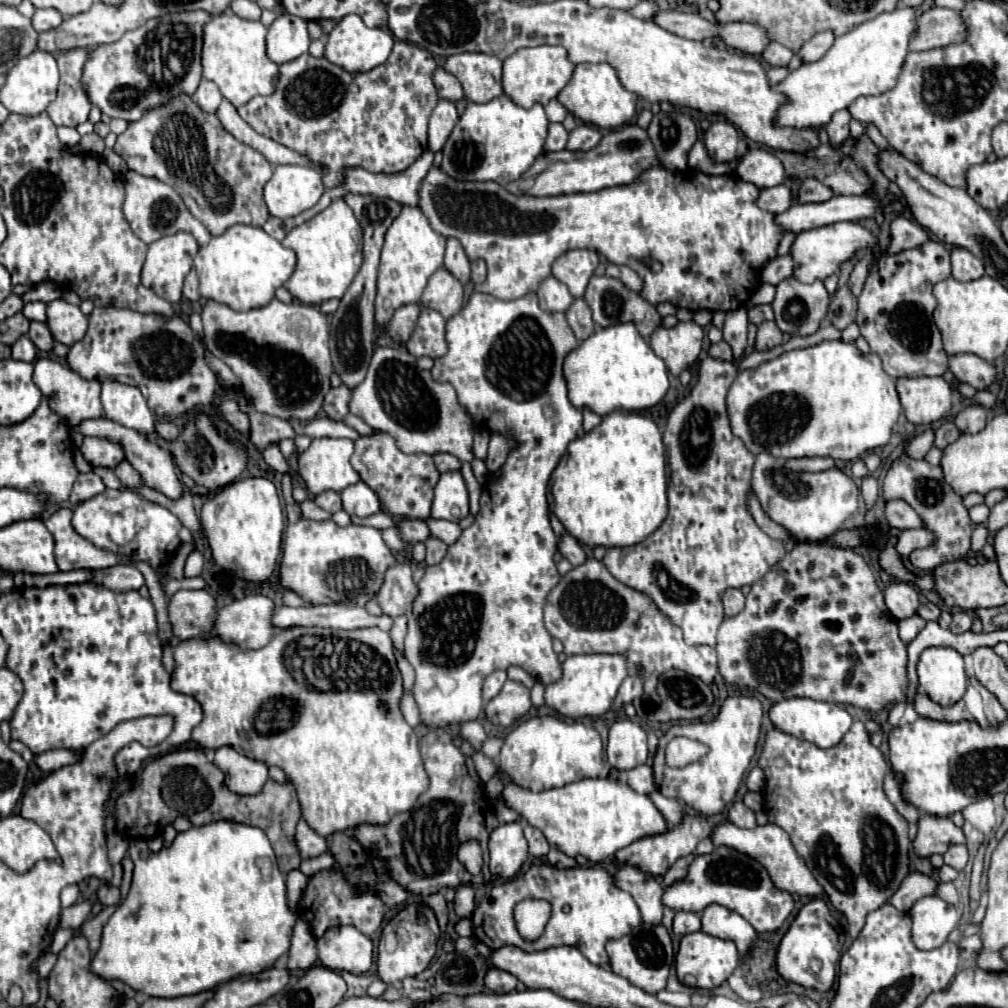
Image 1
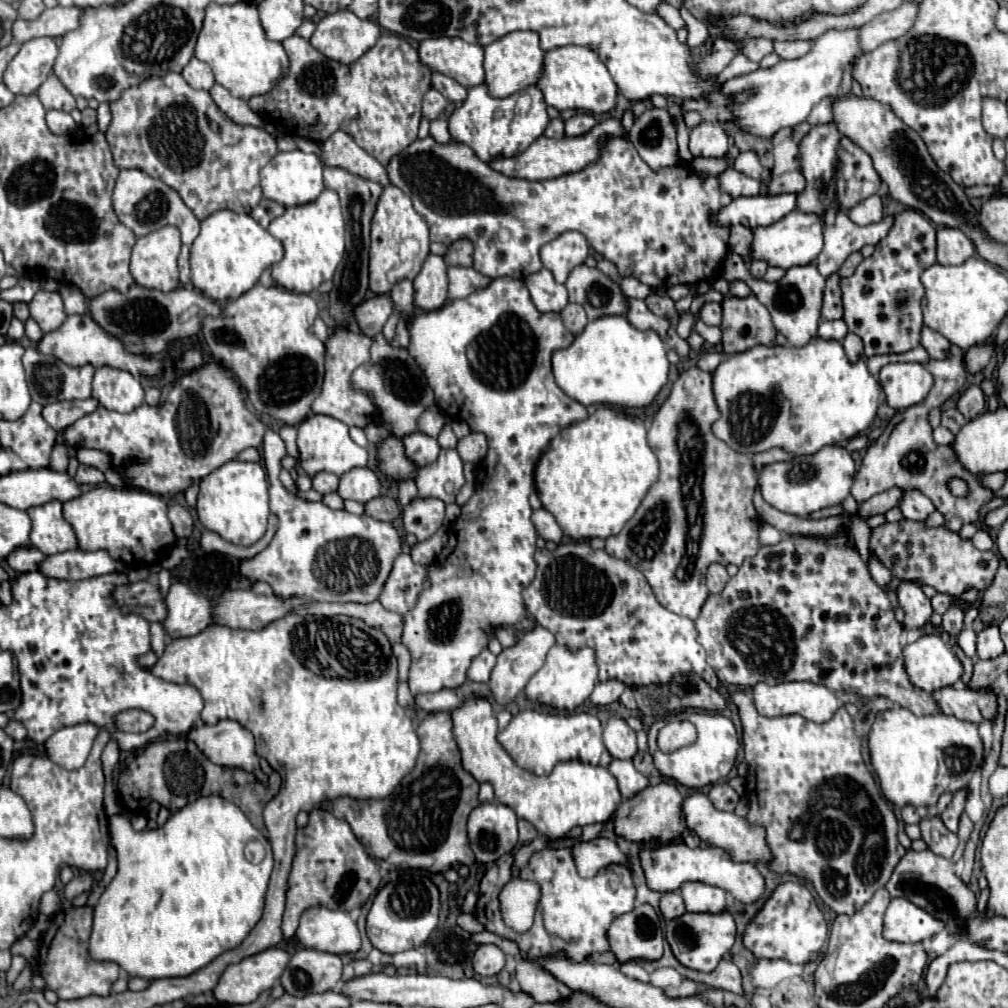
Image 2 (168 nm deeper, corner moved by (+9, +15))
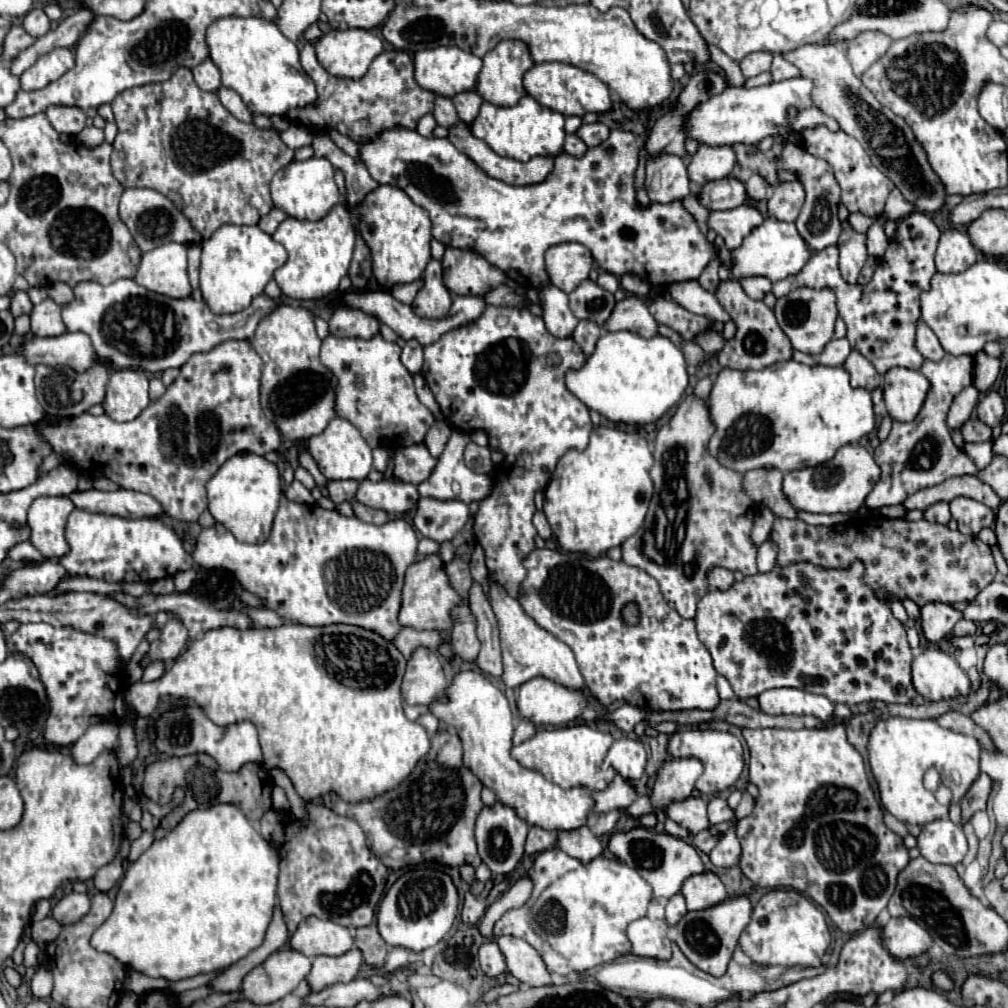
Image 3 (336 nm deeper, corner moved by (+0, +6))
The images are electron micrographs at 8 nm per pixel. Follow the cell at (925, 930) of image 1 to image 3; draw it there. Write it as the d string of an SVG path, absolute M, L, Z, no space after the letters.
M910 916L890 918L882 930L882 936L890 954L900 960L920 956L934 944L930 934Z

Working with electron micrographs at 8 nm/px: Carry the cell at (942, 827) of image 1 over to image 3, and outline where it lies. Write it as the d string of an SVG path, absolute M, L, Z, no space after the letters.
M980 774L978 780L972 784L972 788L962 798L962 820L960 820L960 826L964 826L972 818L974 812L986 810L986 802L988 802L990 790L992 790L992 780L986 774Z

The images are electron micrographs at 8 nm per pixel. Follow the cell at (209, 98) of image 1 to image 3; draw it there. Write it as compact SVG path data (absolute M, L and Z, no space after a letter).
M206 58L202 64L192 68L192 74L194 74L194 82L202 90L216 92L222 86L222 82L220 82L220 70L216 68L216 64L210 58Z

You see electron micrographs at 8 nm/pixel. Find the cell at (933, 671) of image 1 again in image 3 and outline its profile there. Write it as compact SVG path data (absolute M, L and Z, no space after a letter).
M932 646L912 662L912 684L930 702L970 694L968 674L954 656Z

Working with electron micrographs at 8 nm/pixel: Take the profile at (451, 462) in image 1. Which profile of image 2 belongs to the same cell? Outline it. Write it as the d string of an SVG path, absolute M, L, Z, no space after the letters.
M409 433L409 435L401 437L401 441L405 445L405 455L417 467L425 467L425 465L433 463L441 451L437 439L425 435L425 433Z

